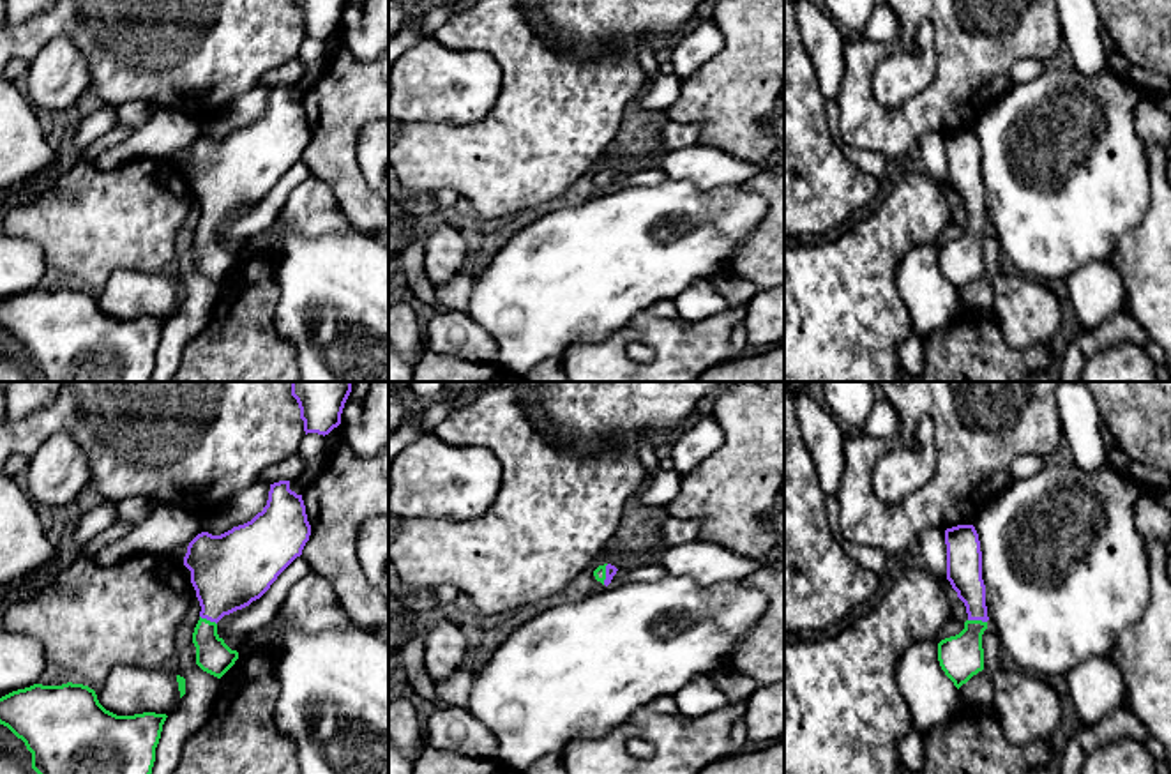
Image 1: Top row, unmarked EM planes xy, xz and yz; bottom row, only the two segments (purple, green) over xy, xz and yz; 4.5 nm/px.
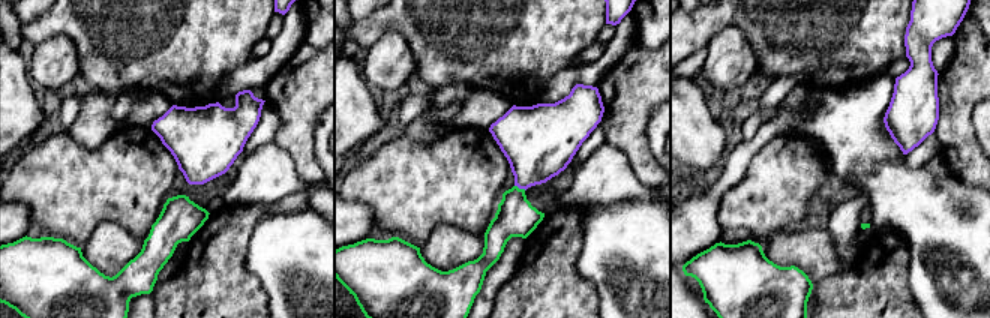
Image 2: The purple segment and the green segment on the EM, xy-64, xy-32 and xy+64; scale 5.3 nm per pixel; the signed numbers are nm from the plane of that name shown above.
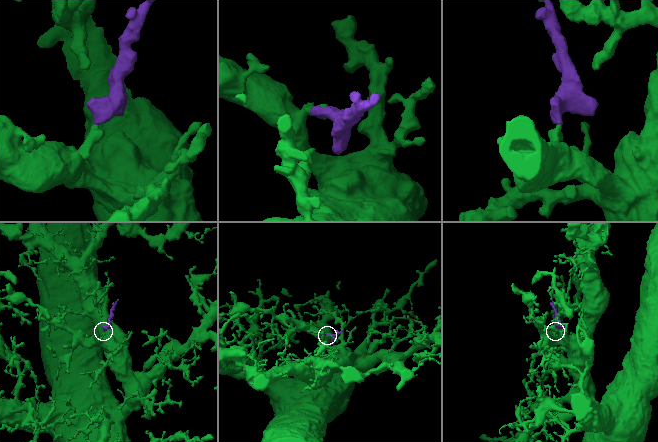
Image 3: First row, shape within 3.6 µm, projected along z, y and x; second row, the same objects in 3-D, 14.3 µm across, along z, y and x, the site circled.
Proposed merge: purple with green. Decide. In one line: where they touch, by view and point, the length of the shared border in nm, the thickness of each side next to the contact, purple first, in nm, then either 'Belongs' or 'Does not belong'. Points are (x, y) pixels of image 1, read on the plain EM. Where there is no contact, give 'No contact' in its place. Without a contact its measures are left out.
Touches purple at yz (977, 223). Shared border 90 nm. Thickness 160 nm (purple) against 200 nm. Belongs

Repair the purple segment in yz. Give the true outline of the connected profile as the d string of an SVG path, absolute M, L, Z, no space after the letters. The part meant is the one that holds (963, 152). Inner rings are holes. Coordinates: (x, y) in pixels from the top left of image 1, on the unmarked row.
M973 129L945 134L947 184L964 207L964 233L938 247L938 265L945 279L959 293L984 274L982 239L987 233L986 189L982 184L982 156Z

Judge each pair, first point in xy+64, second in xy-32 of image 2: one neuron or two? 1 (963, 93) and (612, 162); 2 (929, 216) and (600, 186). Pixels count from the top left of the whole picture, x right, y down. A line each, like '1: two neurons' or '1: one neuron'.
1: two neurons
2: two neurons

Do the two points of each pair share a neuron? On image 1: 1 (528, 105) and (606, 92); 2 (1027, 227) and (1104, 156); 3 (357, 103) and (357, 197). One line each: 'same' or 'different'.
1: same
2: same
3: same

